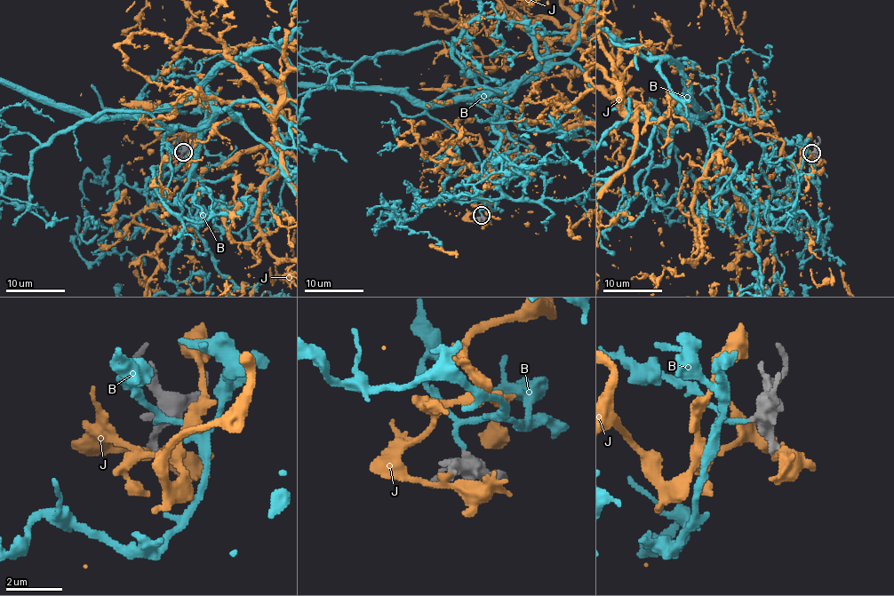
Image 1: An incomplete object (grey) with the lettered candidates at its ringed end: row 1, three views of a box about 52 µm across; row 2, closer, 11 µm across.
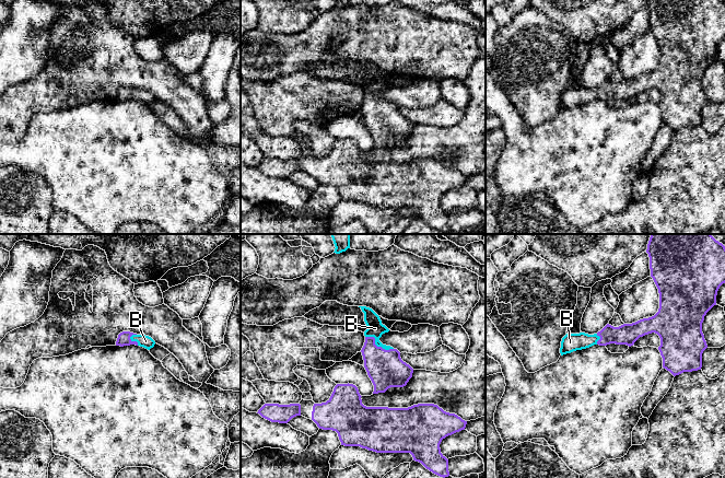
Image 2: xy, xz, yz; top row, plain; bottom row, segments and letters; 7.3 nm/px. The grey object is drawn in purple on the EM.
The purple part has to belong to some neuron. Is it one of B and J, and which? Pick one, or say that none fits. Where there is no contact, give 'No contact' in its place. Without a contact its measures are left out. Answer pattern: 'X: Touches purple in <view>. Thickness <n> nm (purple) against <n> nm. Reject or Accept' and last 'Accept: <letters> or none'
B: Touches purple in xz. Thickness 280 nm (purple) against 120 nm. Accept
J: No contact. Reject
Accept: B

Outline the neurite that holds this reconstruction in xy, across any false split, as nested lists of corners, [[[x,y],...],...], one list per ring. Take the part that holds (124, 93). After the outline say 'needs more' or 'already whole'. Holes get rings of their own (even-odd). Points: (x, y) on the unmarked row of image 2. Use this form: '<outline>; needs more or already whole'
[[[122,86],[118,90],[116,101],[130,101],[130,100],[136,100],[143,102],[148,105],[154,102],[155,96],[145,90],[137,90],[130,86]]]; needs more

